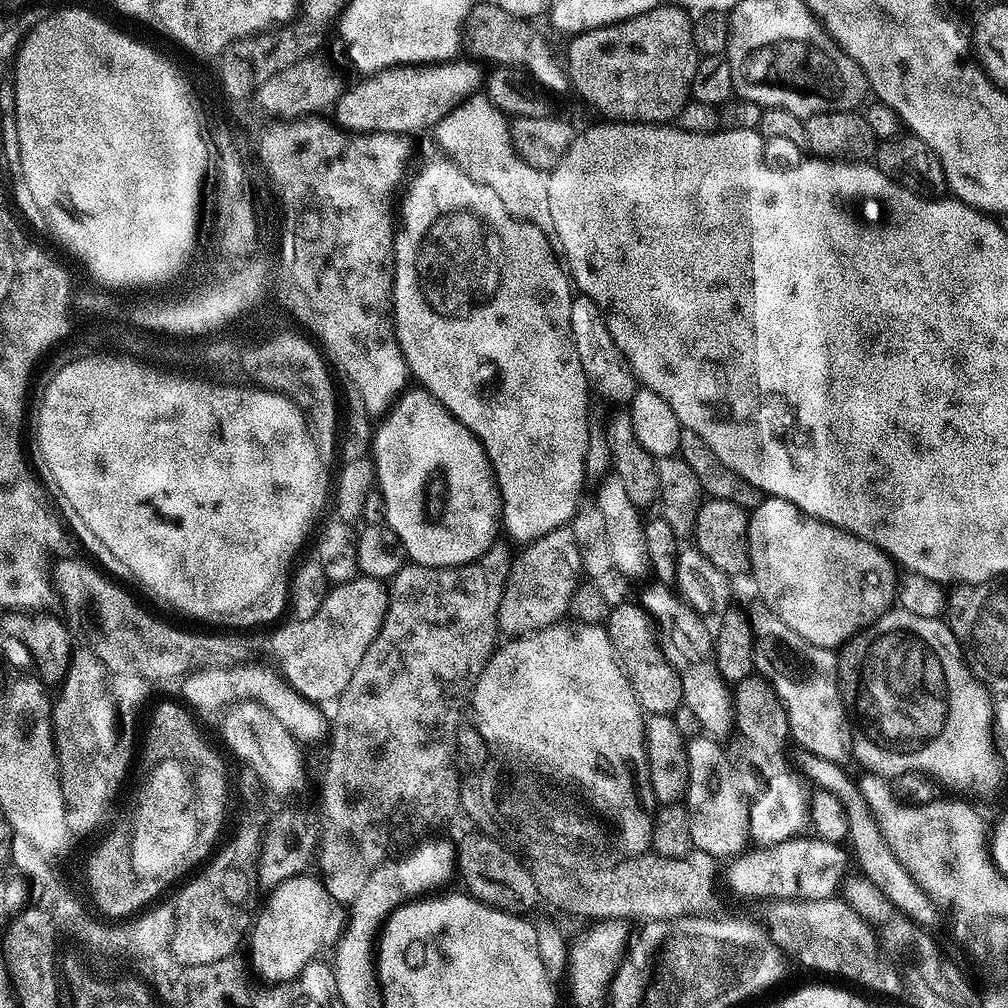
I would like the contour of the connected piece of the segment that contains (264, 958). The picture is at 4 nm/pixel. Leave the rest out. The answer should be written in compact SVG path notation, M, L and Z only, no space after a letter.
M301 874L298 876L291 876L286 882L282 882L279 884L277 888L271 889L267 893L268 901L264 904L264 909L260 912L260 917L255 917L254 923L250 928L250 944L252 940L252 962L256 966L257 970L261 972L262 975L266 976L270 982L287 982L291 979L295 979L296 975L301 972L305 968L311 960L317 959L321 954L320 947L323 946L324 943L329 940L329 942L335 941L337 937L339 937L342 931L342 912L338 907L336 901L330 898L330 894L324 888L323 879L317 878L315 880L314 877L308 876L309 874Z

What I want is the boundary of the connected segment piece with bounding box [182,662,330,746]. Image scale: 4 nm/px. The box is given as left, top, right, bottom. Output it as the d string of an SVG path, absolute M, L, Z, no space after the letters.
M255 662L235 665L233 668L202 668L187 675L182 680L184 686L183 703L189 709L200 712L216 712L245 702L255 702L274 714L286 730L296 737L301 745L320 744L329 739L330 716L323 712L319 703L306 699L294 691L279 671L271 672Z

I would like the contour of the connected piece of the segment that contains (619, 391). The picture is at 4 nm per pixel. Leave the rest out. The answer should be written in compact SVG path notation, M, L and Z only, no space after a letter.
M577 295L573 299L570 330L572 341L578 350L578 362L582 362L582 370L588 379L589 389L612 404L620 404L616 406L627 405L638 387L637 378L624 361L618 346L614 346L614 338L610 338L610 330L606 326L602 310L598 310L598 306L590 297Z

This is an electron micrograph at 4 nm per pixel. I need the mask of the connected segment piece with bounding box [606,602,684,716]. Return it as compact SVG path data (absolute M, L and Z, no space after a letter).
M636 602L620 604L617 608L615 605L609 611L606 627L616 660L630 682L630 690L634 690L634 698L638 698L640 709L648 716L670 716L677 712L684 702L682 682L660 649L660 638L648 611Z

